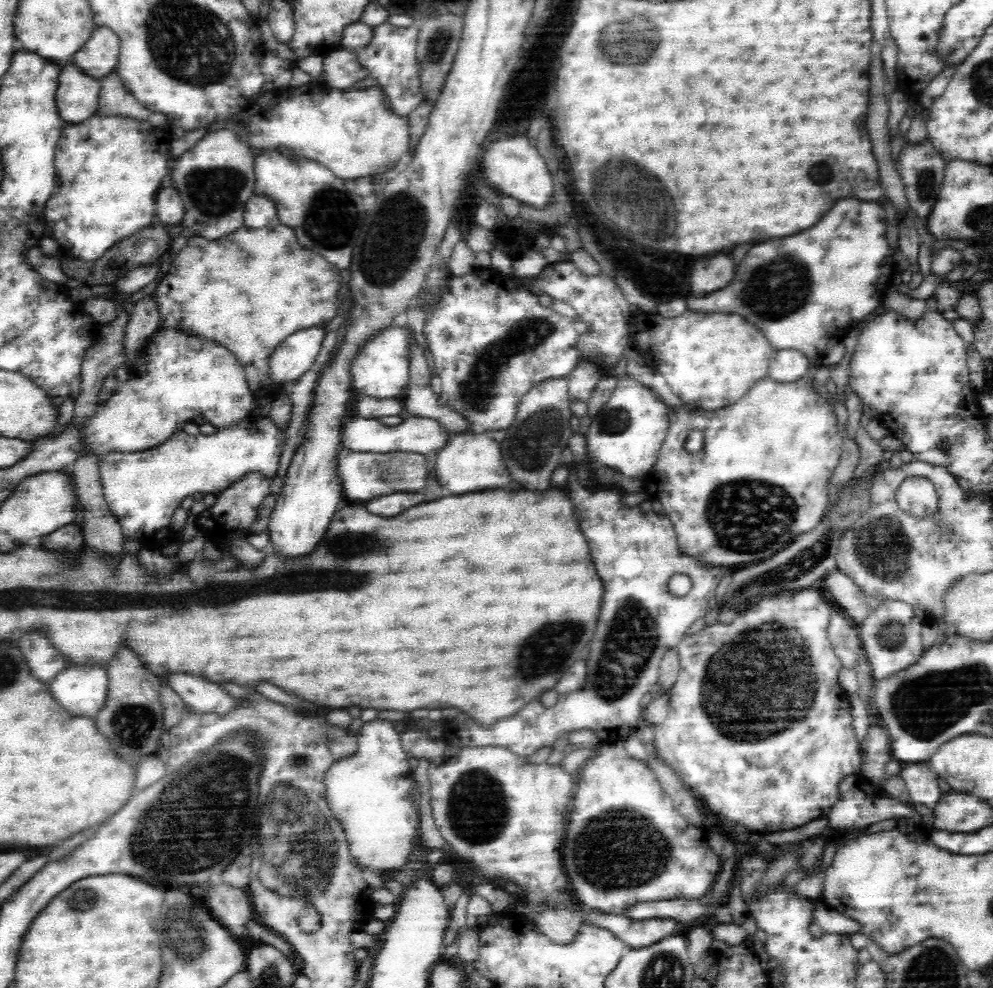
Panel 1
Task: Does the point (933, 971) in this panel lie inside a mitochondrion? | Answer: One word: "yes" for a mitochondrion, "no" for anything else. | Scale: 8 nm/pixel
yes

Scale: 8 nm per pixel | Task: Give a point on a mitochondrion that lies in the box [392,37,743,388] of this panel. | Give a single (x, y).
(636, 198)

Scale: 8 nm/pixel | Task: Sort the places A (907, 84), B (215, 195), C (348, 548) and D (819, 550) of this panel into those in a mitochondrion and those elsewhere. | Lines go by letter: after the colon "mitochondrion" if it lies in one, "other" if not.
A: other
B: mitochondrion
C: mitochondrion
D: mitochondrion

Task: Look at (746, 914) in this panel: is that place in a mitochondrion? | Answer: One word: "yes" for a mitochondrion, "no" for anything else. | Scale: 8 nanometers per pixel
no

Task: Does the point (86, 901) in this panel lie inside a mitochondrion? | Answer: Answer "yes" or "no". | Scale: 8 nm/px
yes

